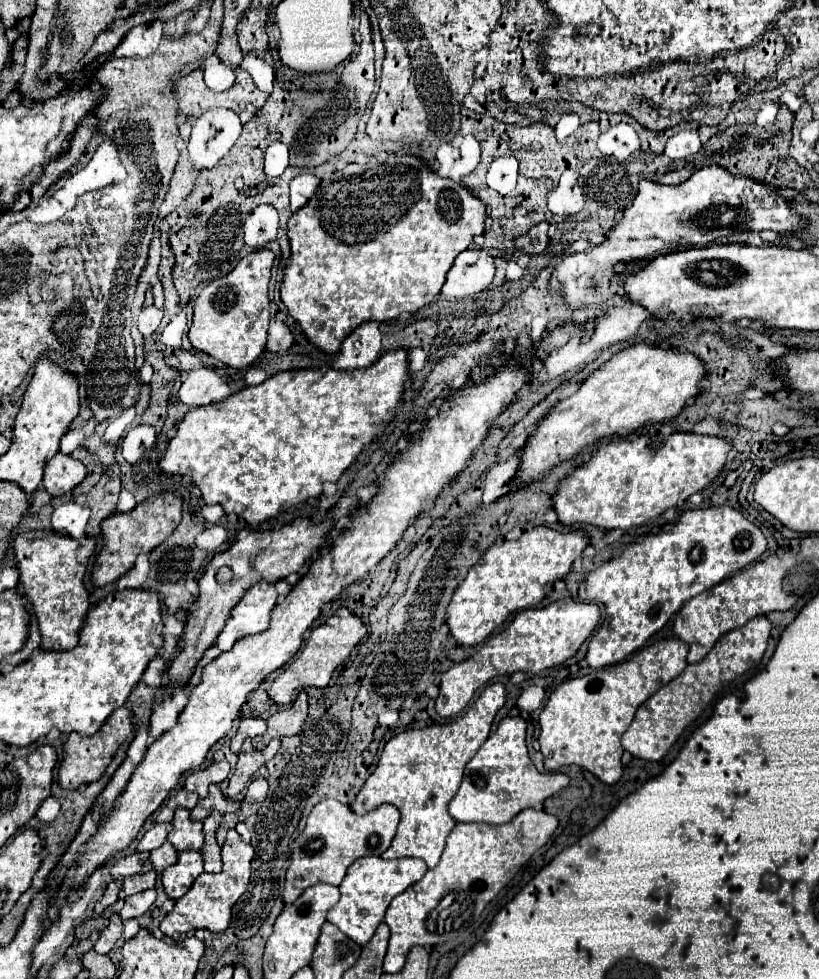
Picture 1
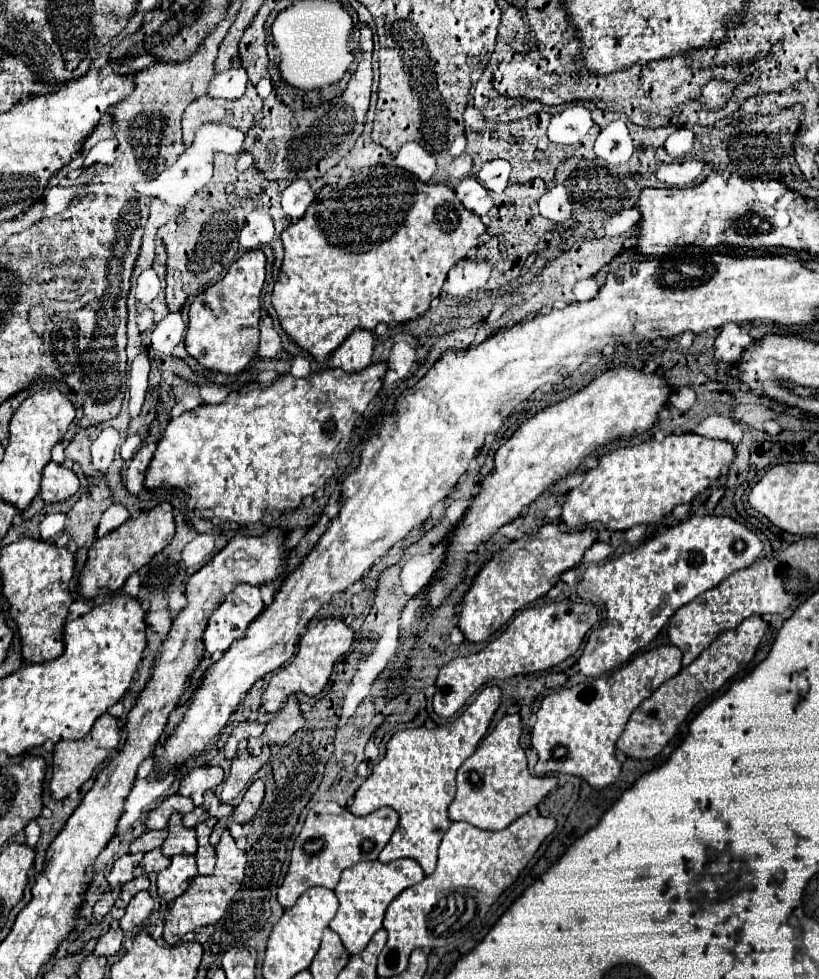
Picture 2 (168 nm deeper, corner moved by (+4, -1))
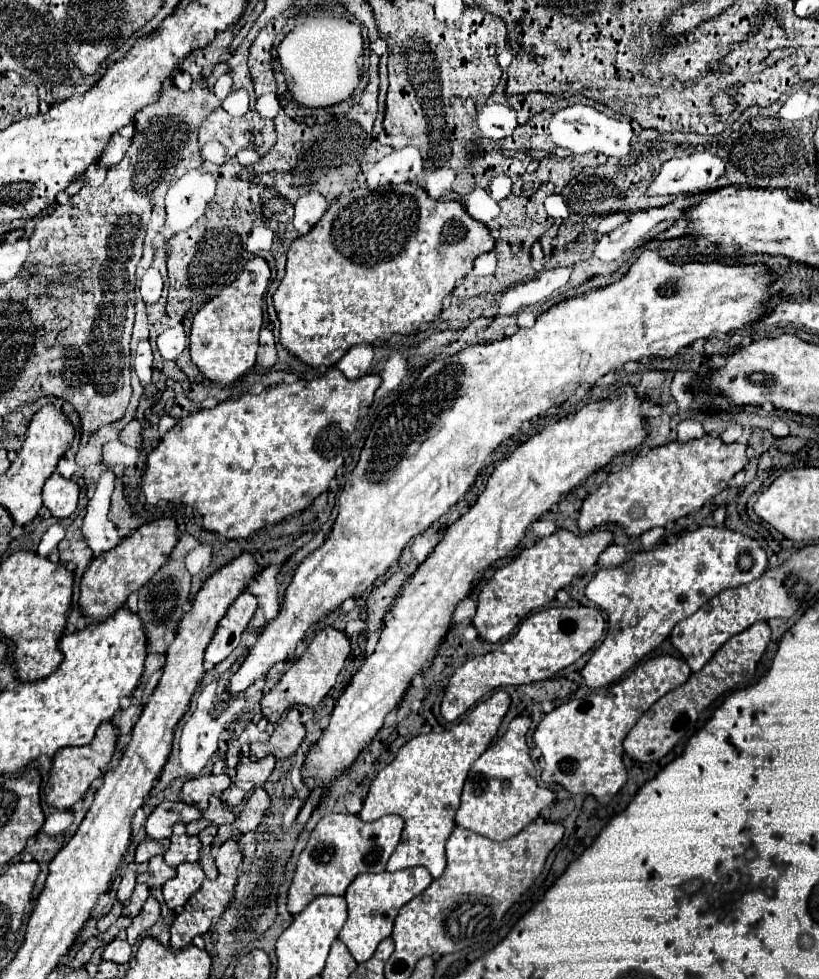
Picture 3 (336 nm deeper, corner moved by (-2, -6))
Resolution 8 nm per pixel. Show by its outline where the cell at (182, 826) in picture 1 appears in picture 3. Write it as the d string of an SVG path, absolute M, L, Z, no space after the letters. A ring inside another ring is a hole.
M178 821L174 825L174 833L170 837L170 849L166 851L164 855L164 861L170 865L170 867L178 867L180 863L184 861L198 861L198 855L200 855L200 849L202 849L202 843L198 837L190 837L186 833L186 825L182 821Z

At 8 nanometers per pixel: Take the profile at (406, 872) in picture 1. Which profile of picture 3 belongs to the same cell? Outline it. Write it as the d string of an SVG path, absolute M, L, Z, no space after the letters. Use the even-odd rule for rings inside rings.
M410 867L400 869L396 873L362 873L358 875L350 887L346 889L346 901L348 901L348 919L338 935L338 939L348 947L352 957L362 963L372 957L378 943L392 933L394 919L398 915L398 909L406 905L412 897L420 895L428 885L432 883L432 875L424 867Z

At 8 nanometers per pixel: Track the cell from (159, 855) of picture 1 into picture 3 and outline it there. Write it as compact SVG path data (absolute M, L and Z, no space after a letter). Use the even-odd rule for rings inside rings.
M154 857L148 861L148 885L156 887L156 885L164 885L168 879L172 879L176 875L176 869L172 869L170 865L164 863L162 857Z

